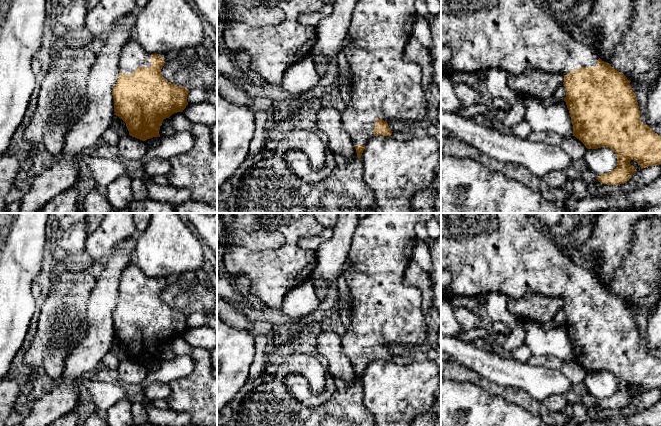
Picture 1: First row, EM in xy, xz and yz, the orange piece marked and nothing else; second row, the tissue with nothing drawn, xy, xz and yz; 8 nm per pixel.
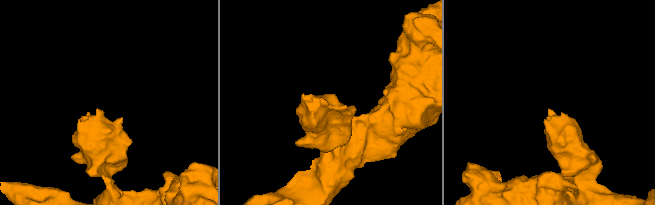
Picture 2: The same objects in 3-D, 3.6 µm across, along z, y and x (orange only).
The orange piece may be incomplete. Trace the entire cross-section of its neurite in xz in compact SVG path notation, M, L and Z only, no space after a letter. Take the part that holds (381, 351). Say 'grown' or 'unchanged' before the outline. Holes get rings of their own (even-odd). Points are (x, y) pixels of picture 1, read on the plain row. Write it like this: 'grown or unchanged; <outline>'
grown; M368 213L354 231L349 266L344 272L353 302L351 328L341 336L341 342L358 382L371 361L392 359L388 345L398 343L416 348L427 341L422 293L417 287L406 284L404 277L417 242L414 227L432 219L432 213Z

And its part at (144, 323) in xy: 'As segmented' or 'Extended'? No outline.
Extended

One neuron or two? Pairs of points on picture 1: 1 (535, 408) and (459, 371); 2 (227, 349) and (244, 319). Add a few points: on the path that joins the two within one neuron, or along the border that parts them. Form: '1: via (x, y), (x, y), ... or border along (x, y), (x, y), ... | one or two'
1: via (516, 396), (494, 389), (478, 379) | one
2: border along (227, 324), (249, 332) | two

